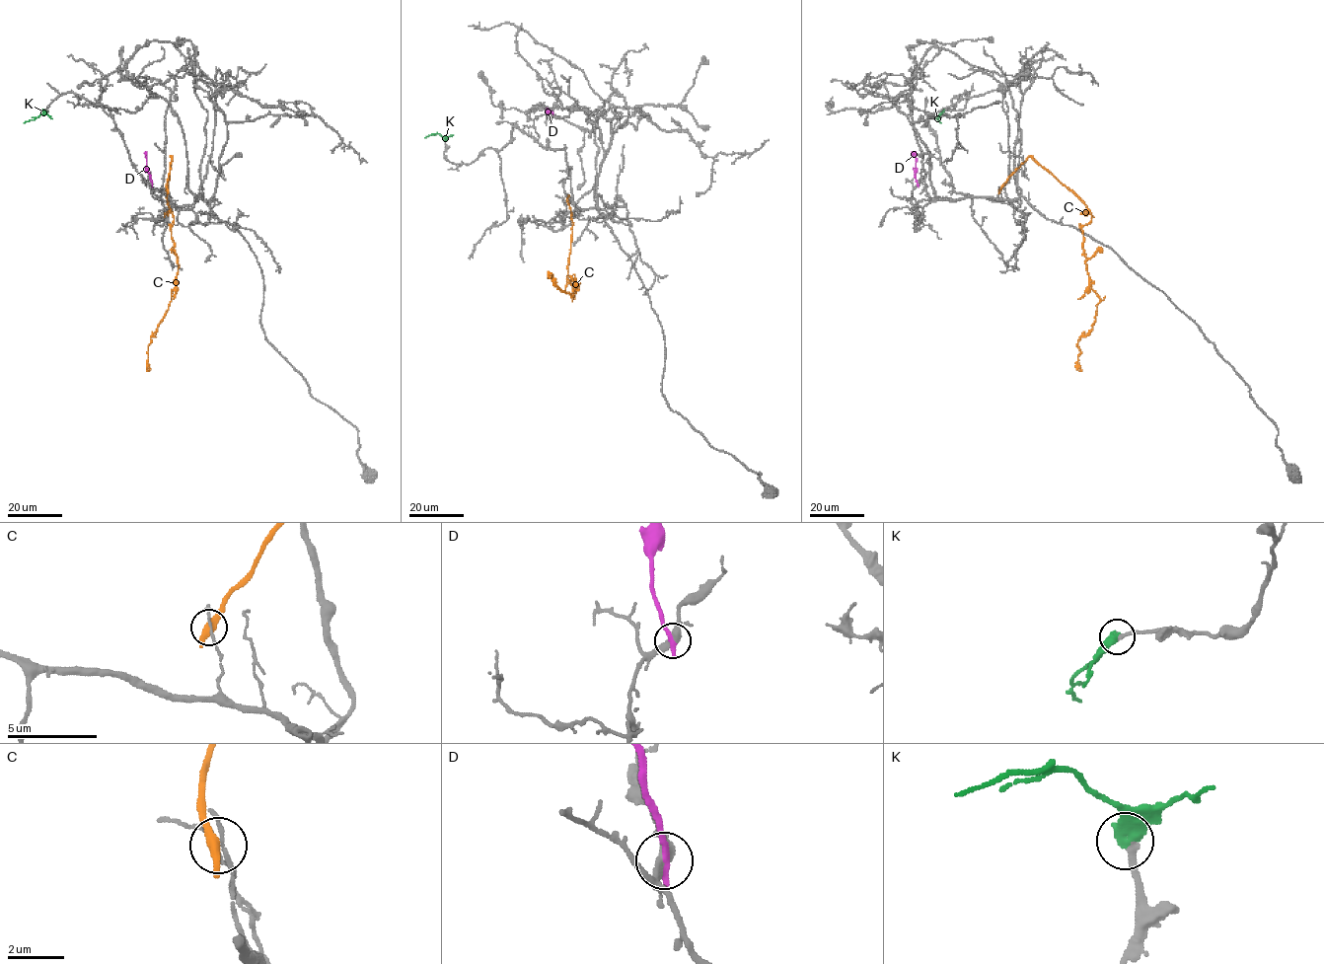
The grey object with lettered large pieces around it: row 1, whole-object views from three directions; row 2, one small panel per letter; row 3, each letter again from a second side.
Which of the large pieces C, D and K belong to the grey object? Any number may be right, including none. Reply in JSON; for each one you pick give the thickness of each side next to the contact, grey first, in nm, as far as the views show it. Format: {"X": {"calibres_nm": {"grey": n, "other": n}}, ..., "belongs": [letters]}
{"K": {"calibres_nm": {"grey": 240, "other": 650}}, "belongs": ["K"]}

